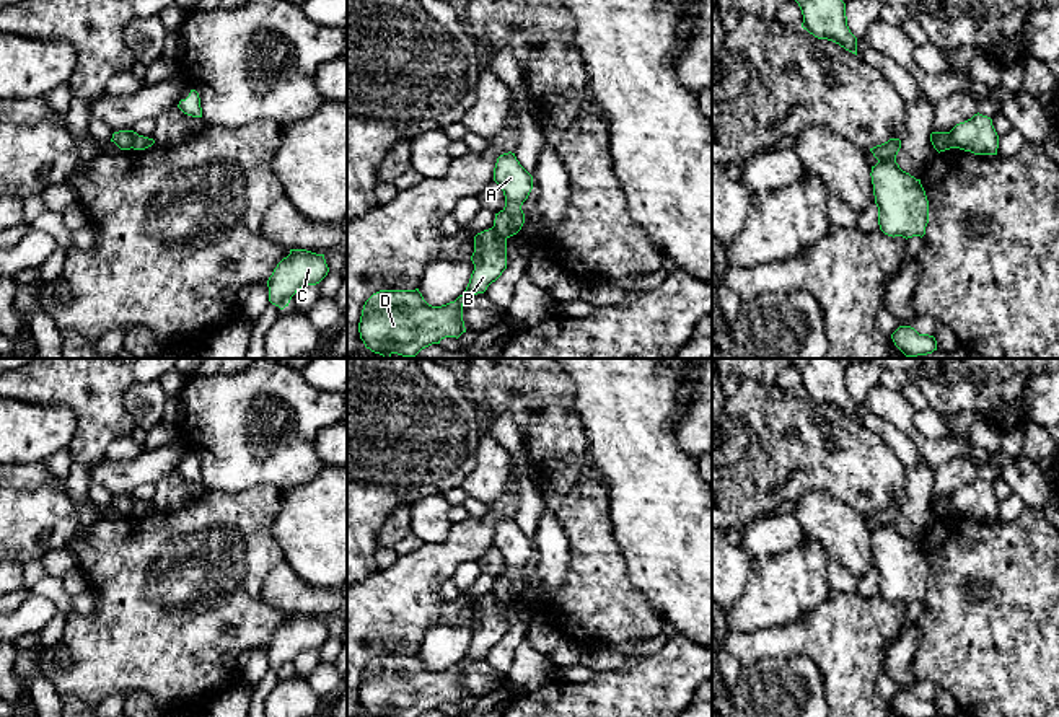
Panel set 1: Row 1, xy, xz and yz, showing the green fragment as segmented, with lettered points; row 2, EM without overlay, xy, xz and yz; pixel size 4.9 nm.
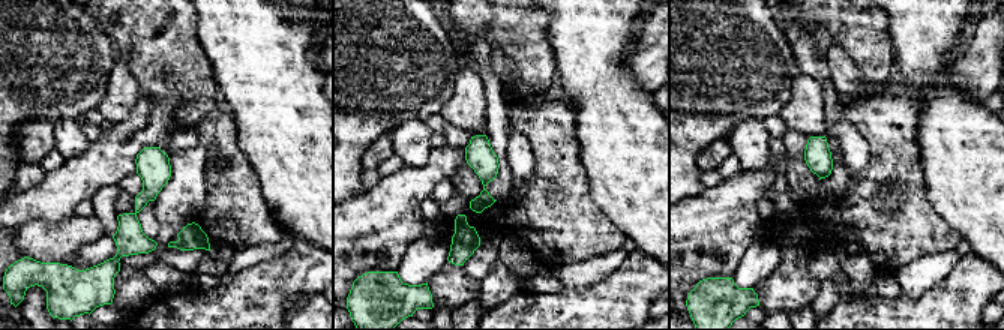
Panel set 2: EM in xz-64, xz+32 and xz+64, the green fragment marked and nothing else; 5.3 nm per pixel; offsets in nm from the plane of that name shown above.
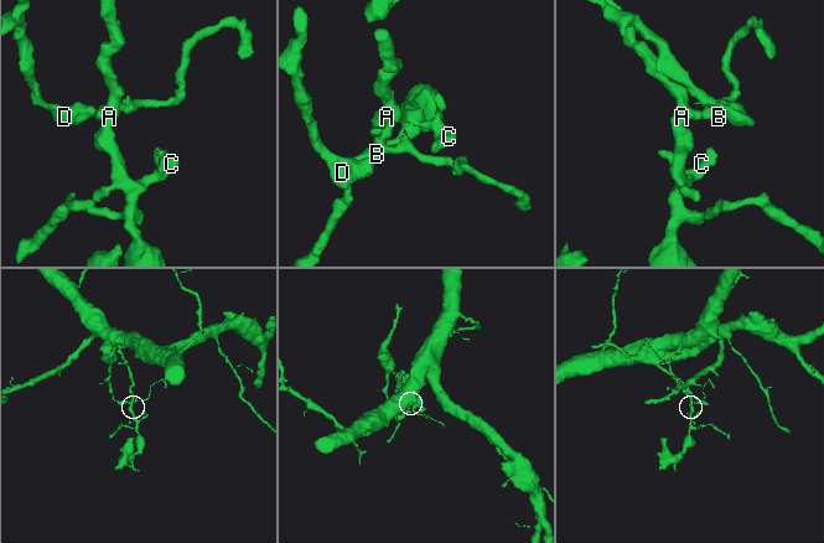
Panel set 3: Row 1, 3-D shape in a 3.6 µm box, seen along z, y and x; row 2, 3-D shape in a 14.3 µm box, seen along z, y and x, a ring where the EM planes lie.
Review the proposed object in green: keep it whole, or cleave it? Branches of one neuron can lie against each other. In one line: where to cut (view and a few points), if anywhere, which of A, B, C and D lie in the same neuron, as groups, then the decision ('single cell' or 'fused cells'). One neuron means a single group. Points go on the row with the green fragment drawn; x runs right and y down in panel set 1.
cut in xy along (134, 132), (131, 147); A C / B D; fused cells

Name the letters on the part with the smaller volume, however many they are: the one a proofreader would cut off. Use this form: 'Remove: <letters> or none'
Remove: B, D

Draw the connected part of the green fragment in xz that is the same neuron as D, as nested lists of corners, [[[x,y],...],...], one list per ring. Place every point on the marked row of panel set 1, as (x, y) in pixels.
[[[494,228],[474,236],[474,271],[463,295],[442,306],[428,305],[419,288],[380,290],[363,305],[358,332],[365,347],[391,358],[393,354],[415,357],[445,337],[466,332],[463,303],[484,293],[507,269],[507,240]]]

